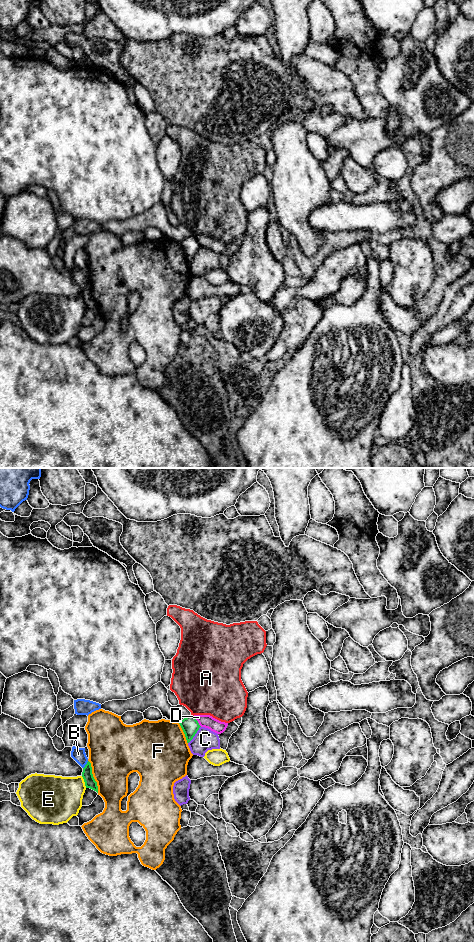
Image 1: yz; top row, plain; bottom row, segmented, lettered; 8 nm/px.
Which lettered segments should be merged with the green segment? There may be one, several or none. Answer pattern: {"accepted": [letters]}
{"accepted": []}

